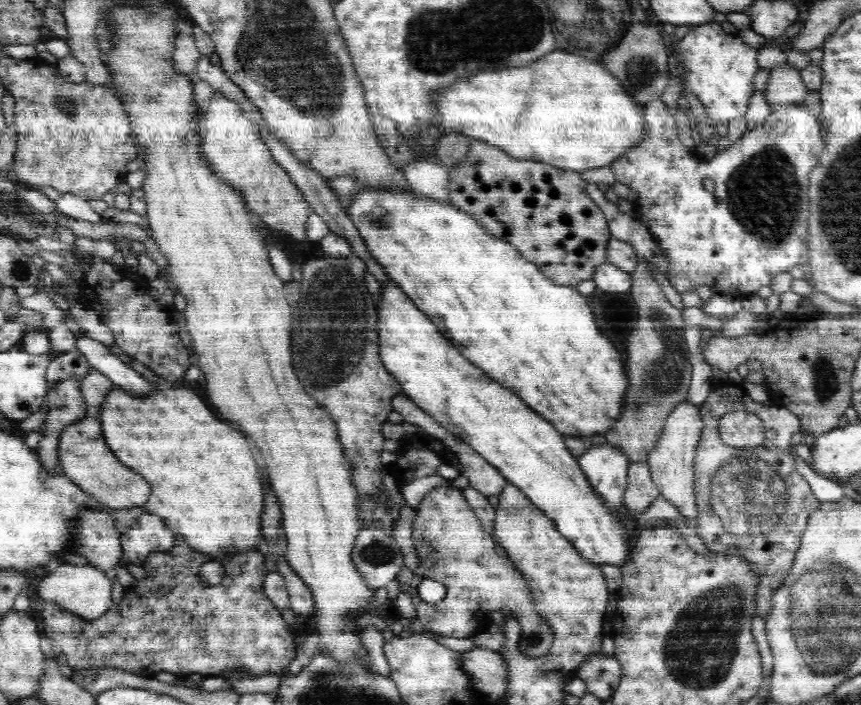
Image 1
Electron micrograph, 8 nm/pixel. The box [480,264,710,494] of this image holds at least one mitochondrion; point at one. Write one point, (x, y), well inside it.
(661, 378)

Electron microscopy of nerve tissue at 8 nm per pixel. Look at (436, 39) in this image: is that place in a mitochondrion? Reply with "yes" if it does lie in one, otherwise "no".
yes

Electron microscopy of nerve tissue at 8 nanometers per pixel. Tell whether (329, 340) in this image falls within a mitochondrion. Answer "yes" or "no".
yes

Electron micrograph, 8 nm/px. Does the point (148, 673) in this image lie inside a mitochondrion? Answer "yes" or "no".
no

